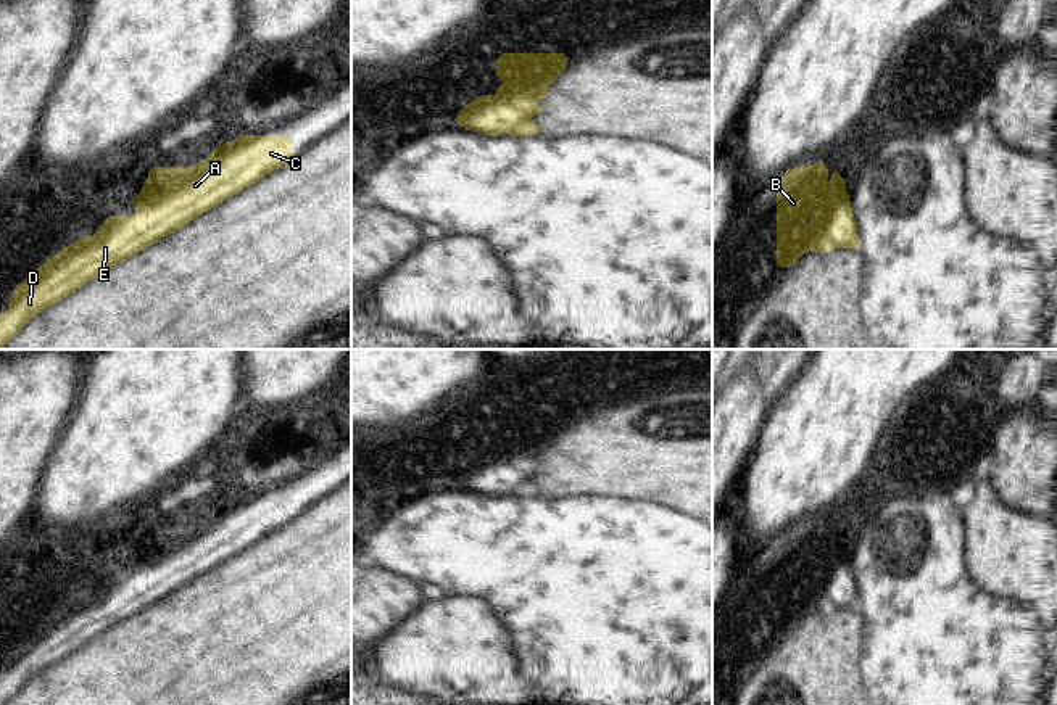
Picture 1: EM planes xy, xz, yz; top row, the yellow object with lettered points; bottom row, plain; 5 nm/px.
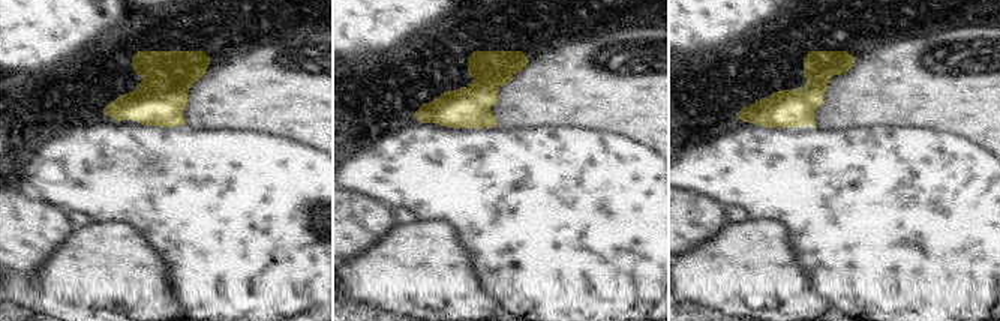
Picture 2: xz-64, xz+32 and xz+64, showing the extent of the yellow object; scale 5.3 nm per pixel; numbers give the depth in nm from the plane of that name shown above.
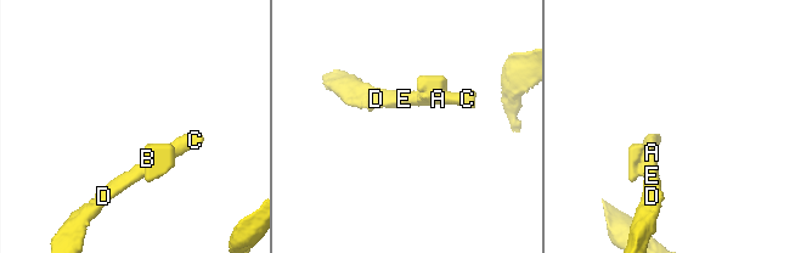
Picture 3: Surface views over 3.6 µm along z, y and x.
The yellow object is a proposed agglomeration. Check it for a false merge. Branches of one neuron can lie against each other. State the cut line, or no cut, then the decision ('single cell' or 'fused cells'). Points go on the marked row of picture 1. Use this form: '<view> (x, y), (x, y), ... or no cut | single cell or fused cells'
no cut | single cell

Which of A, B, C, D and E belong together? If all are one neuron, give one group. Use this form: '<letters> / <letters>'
A B C D E

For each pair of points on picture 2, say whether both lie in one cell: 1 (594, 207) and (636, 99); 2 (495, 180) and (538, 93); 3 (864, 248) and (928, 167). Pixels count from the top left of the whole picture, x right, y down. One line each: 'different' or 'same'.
1: different
2: different
3: same

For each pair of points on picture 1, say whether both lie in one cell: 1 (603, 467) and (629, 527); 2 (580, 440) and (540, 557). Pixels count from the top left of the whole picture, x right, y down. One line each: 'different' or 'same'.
1: different
2: different

